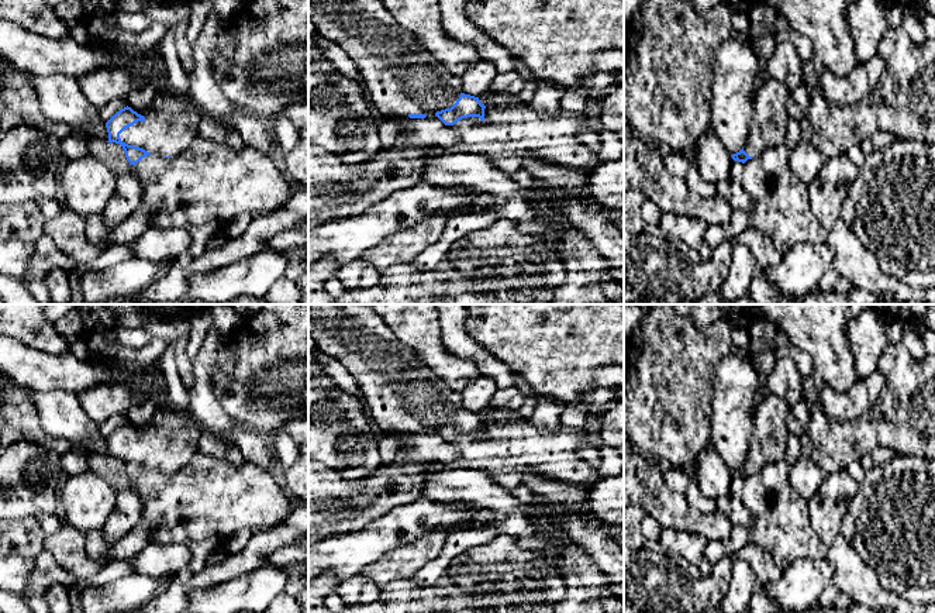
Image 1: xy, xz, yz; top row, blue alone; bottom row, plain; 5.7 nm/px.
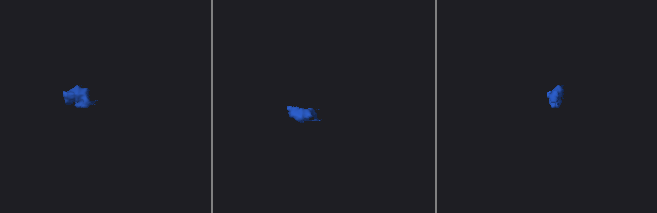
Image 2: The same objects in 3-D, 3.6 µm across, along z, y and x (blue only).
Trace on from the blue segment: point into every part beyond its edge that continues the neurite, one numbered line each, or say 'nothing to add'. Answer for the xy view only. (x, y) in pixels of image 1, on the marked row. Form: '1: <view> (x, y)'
1: xy (171, 123)

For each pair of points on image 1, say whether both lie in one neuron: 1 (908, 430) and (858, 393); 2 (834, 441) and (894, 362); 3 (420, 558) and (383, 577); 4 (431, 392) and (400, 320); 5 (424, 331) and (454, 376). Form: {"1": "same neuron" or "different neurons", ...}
{"1": "different neurons", "2": "same neuron", "3": "same neuron", "4": "different neurons", "5": "same neuron"}

